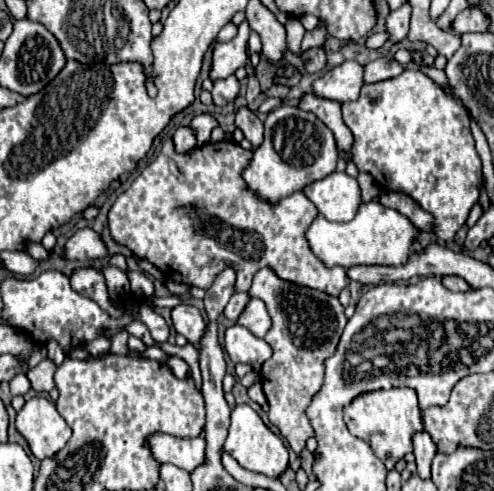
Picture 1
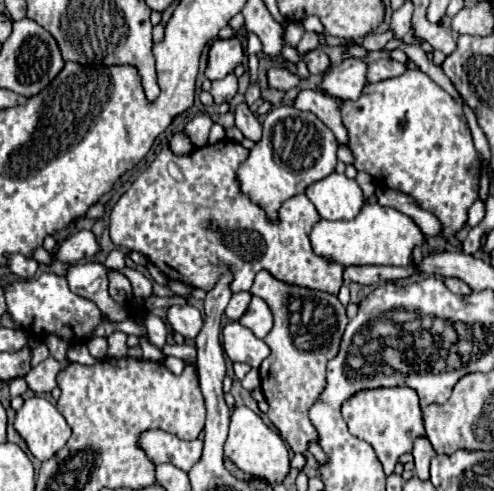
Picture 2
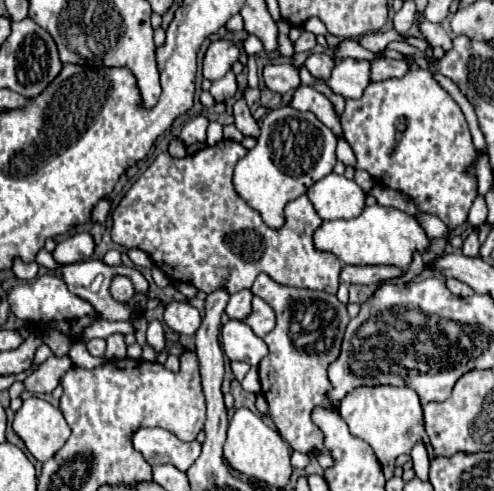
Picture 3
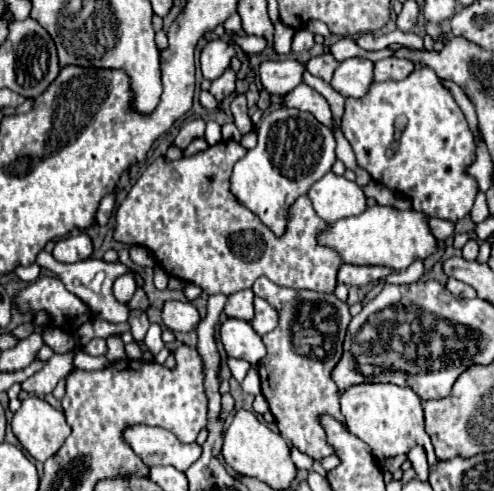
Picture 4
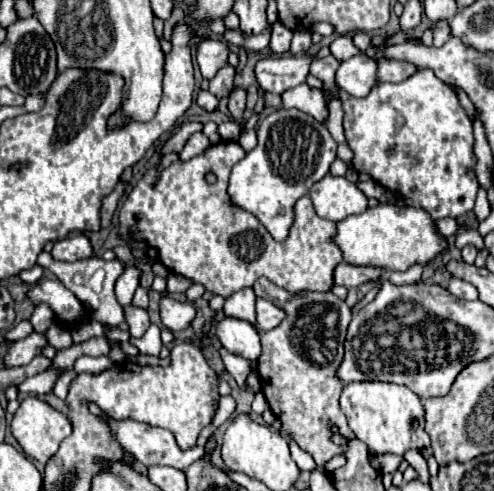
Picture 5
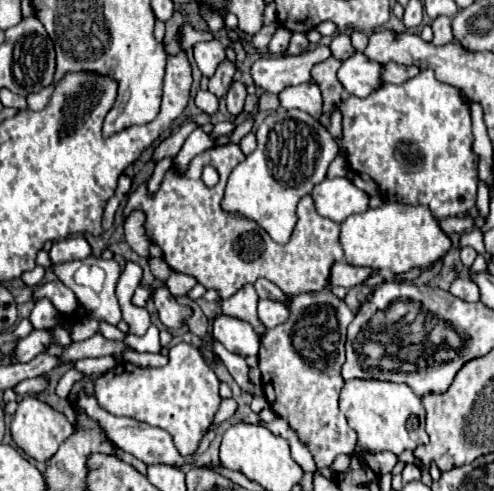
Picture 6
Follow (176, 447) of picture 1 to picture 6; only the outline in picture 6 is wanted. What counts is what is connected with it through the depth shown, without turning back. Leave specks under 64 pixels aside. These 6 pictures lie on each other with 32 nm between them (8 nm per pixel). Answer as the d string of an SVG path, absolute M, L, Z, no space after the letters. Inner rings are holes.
M90 374L90 376L86 378L86 382L84 382L84 390L80 390L78 394L74 394L72 400L66 400L68 406L74 408L74 410L82 410L88 418L92 418L92 420L100 426L100 430L108 436L108 440L112 440L112 442L114 442L118 448L122 448L124 452L134 454L134 456L136 456L138 460L142 460L144 464L186 466L186 464L190 464L199 454L205 452L215 438L215 431L208 431L203 436L196 454L192 454L192 456L180 456L180 454L176 452L176 448L174 448L174 444L172 444L172 438L170 438L170 434L168 434L166 430L162 430L162 428L152 428L152 426L148 426L148 424L144 424L144 422L138 422L138 420L134 420L134 418L122 418L122 416L118 418L118 416L106 412L106 410L98 404L98 400L94 398L94 382L96 382L98 378L100 378L100 374Z

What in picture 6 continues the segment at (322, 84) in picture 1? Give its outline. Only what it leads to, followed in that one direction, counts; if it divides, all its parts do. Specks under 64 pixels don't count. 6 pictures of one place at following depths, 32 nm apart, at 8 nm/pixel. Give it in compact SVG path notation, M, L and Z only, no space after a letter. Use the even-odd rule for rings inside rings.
M356 52L350 58L346 58L344 64L340 66L338 80L342 82L346 92L358 98L366 98L370 92L374 92L384 84L382 72L384 66L380 62L374 62L362 52Z

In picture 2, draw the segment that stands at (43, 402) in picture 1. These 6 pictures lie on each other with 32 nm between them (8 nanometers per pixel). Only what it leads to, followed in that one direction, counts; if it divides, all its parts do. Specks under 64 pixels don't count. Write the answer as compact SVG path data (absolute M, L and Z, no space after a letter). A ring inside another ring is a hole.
M40 396L24 400L24 406L16 412L14 428L38 460L52 458L72 434L58 408Z

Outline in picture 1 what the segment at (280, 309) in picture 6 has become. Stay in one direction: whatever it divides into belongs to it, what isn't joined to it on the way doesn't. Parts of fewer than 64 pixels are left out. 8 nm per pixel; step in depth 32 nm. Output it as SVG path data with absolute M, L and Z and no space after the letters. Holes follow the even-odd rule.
M252 298L246 306L246 310L240 314L240 318L236 320L236 324L248 328L254 336L258 338L264 338L266 332L270 330L272 326L272 318L264 306L264 302L260 298Z

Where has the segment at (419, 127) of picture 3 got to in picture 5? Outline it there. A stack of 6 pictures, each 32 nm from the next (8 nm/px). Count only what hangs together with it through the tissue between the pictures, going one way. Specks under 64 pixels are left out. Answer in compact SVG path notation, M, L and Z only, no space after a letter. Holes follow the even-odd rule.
M418 70L414 76L410 76L408 80L400 82L400 84L384 84L384 82L378 82L372 92L366 96L366 98L348 98L342 102L342 110L344 110L344 136L346 136L346 144L350 146L354 158L352 158L352 164L358 172L366 172L372 176L374 182L378 182L382 188L390 190L392 194L398 194L408 206L414 206L414 208L424 208L430 212L430 216L434 220L440 220L440 218L460 218L462 214L466 214L468 210L474 208L474 200L476 200L476 192L478 192L478 180L476 180L476 174L474 174L474 166L476 166L476 156L472 152L472 146L474 146L474 136L472 136L472 122L466 114L466 110L460 106L458 102L458 96L454 92L452 86L436 80L434 72L432 70Z

